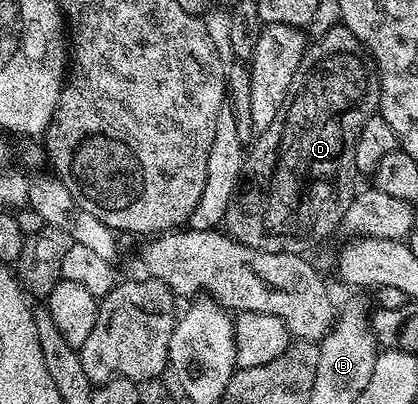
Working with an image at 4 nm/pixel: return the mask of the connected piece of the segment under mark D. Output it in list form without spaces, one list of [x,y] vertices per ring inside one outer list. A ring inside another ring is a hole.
[[[336,25],[327,31],[324,39],[319,39],[308,46],[307,51],[303,55],[302,69],[293,77],[293,85],[289,85],[289,93],[285,105],[281,109],[281,113],[277,113],[277,117],[273,121],[273,125],[269,125],[266,131],[262,132],[254,140],[255,148],[250,148],[249,154],[245,159],[245,182],[242,184],[241,190],[236,198],[231,200],[227,206],[227,216],[223,219],[222,226],[228,235],[235,241],[243,243],[245,246],[252,247],[253,250],[261,250],[265,253],[289,253],[303,255],[307,253],[310,247],[315,247],[322,241],[326,235],[331,235],[342,224],[343,219],[347,216],[347,210],[352,199],[357,194],[357,172],[349,171],[349,165],[355,165],[355,146],[357,145],[357,137],[361,133],[361,125],[365,125],[365,121],[369,121],[369,117],[376,114],[379,109],[379,73],[375,70],[375,61],[367,54],[366,47],[361,41],[357,41],[357,37],[349,30],[348,27]]]

